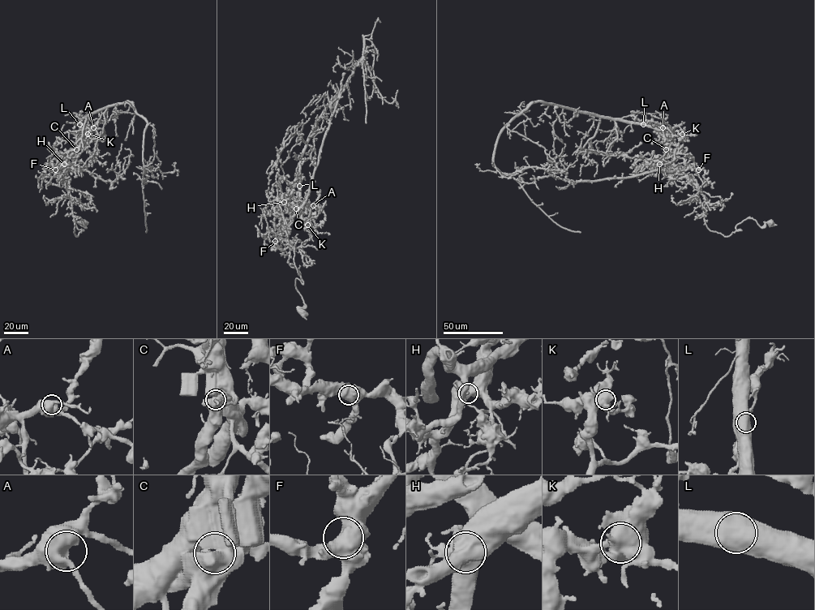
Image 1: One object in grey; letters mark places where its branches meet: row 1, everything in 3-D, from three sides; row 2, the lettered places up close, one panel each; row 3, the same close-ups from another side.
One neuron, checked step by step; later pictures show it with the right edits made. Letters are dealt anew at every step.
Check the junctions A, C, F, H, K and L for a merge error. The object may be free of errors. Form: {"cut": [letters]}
{"cut": ["C"]}

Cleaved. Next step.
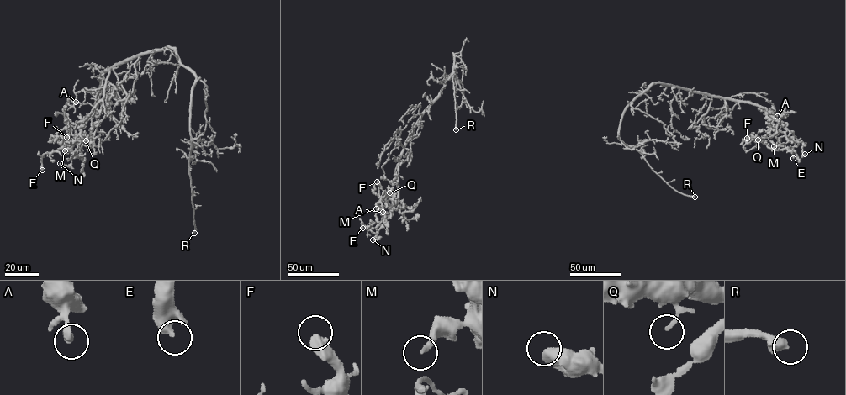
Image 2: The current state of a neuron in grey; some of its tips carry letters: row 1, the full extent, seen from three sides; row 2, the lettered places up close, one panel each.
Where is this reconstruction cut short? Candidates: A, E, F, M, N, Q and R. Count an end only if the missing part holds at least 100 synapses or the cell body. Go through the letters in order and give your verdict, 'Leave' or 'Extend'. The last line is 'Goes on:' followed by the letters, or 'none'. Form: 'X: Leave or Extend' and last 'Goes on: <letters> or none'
A: Leave
E: Leave
F: Leave
M: Leave
N: Leave
Q: Leave
R: Extend
Goes on: R

